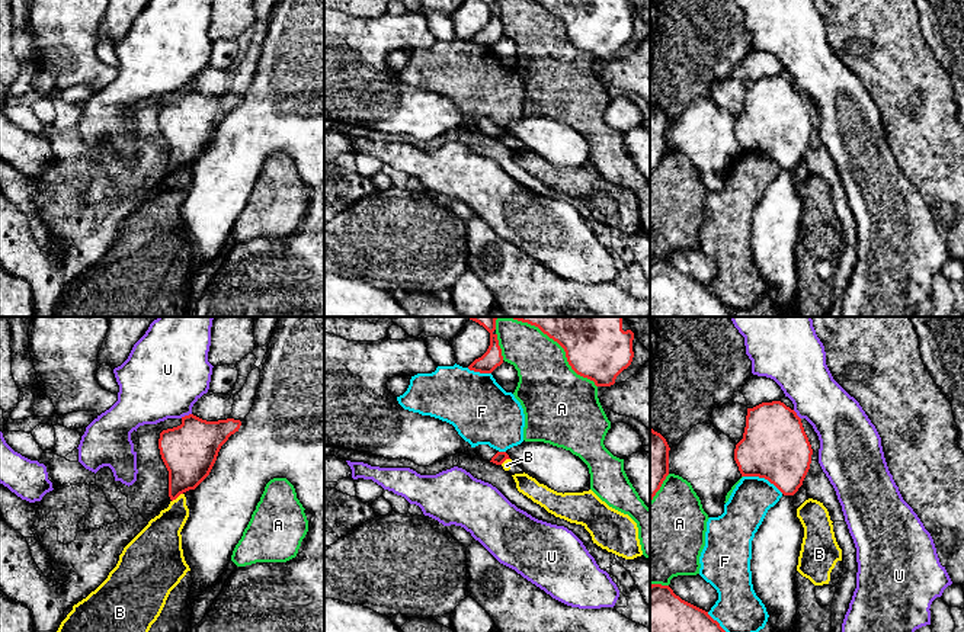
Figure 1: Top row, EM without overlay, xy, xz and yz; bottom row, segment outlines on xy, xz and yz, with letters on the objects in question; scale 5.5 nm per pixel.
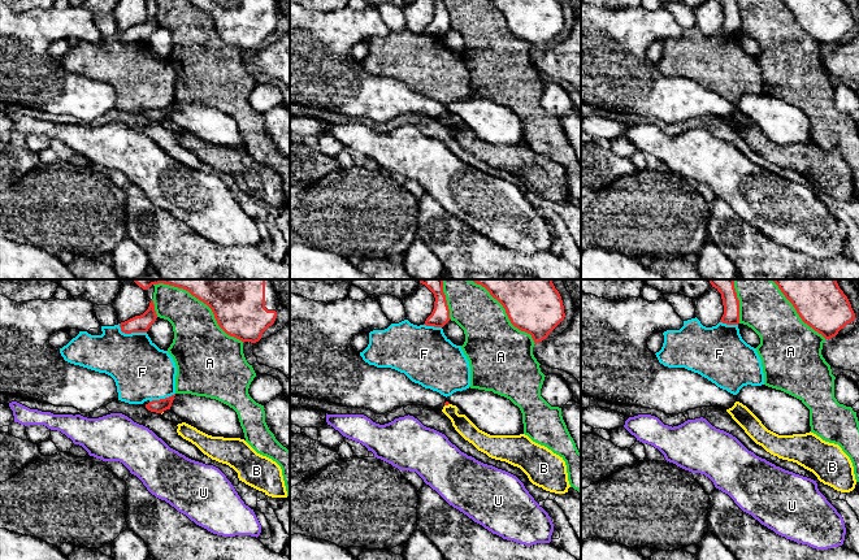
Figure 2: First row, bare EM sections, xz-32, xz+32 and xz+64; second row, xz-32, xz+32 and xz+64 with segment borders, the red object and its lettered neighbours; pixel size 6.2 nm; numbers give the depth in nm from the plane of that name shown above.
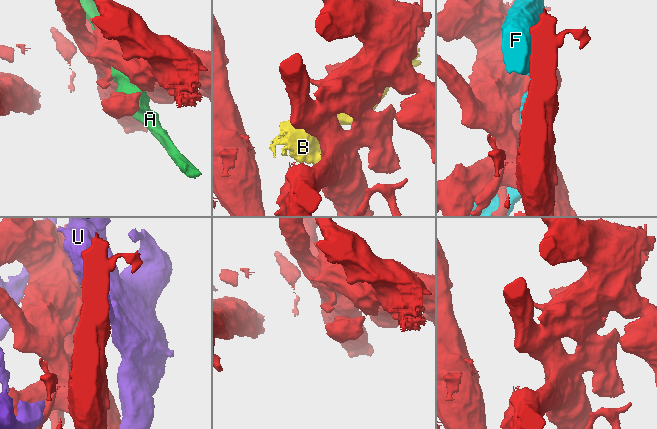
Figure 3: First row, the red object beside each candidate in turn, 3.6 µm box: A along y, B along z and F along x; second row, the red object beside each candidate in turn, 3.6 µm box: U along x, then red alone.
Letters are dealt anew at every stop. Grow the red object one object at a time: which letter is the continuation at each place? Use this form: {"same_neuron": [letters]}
{"same_neuron": []}

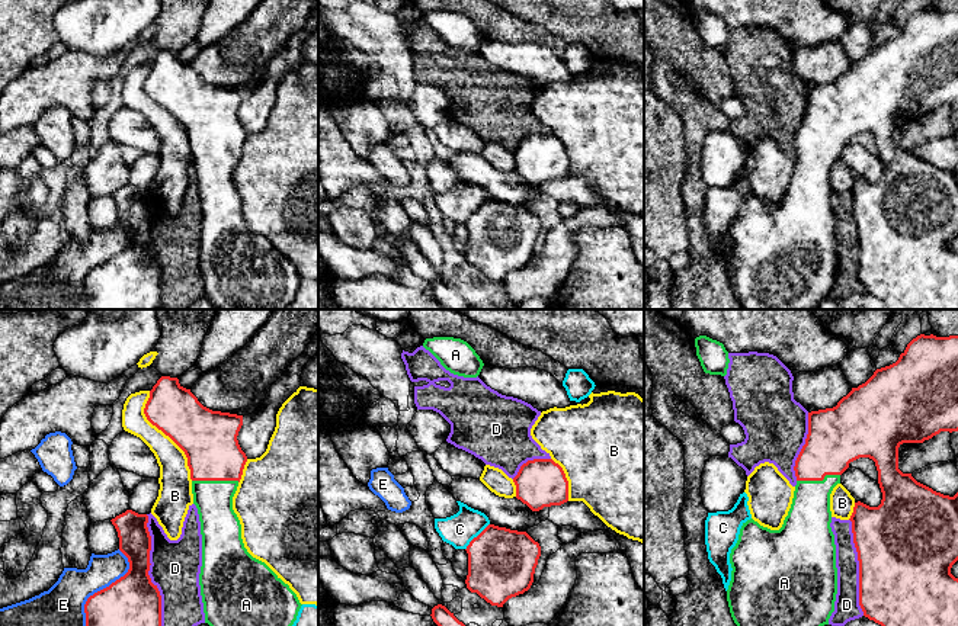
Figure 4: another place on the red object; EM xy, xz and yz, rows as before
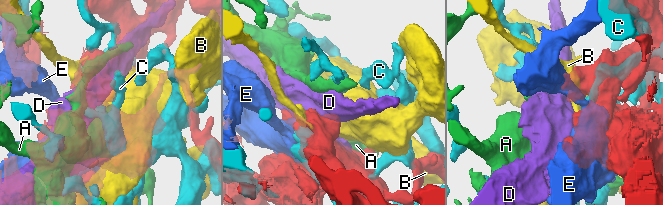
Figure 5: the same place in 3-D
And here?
{"same_neuron": ["A"]}

